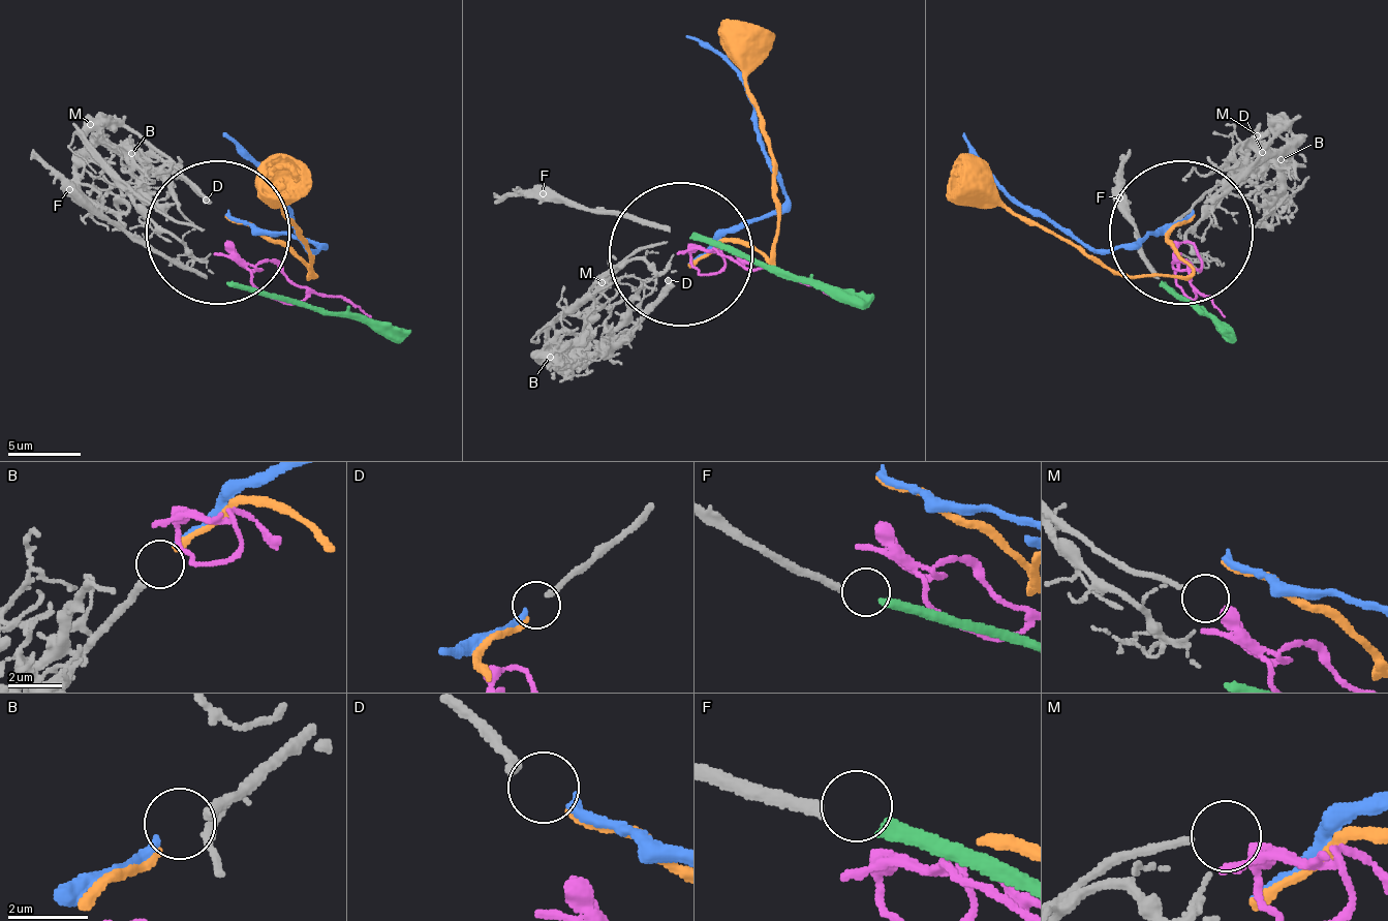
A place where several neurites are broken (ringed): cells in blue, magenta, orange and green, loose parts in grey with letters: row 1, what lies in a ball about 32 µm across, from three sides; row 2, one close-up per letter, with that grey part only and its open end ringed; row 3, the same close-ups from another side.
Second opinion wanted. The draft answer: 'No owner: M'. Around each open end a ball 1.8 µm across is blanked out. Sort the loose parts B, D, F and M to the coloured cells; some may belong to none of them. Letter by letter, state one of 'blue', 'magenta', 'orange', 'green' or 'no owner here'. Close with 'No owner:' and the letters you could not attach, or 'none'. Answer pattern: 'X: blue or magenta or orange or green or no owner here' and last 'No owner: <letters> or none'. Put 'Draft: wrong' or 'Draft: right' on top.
Draft: right
B: blue
D: orange
F: green
M: no owner here
No owner: M

